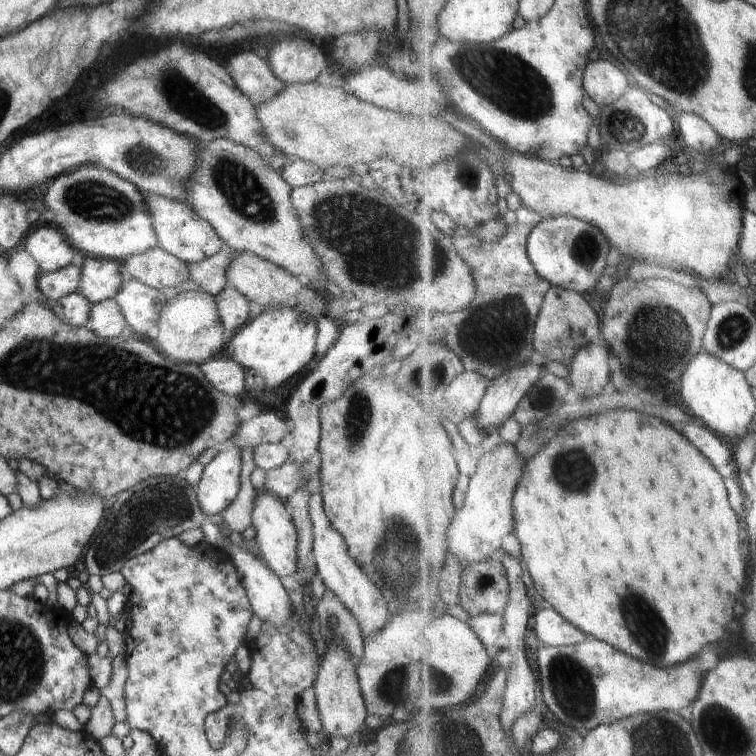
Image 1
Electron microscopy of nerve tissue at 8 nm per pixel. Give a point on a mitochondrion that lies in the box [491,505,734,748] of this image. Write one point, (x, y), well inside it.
(573, 687)

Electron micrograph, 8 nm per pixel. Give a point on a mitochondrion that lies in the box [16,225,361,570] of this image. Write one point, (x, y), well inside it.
(162, 503)

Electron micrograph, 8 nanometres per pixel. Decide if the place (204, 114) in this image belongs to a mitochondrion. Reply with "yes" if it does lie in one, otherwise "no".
yes

